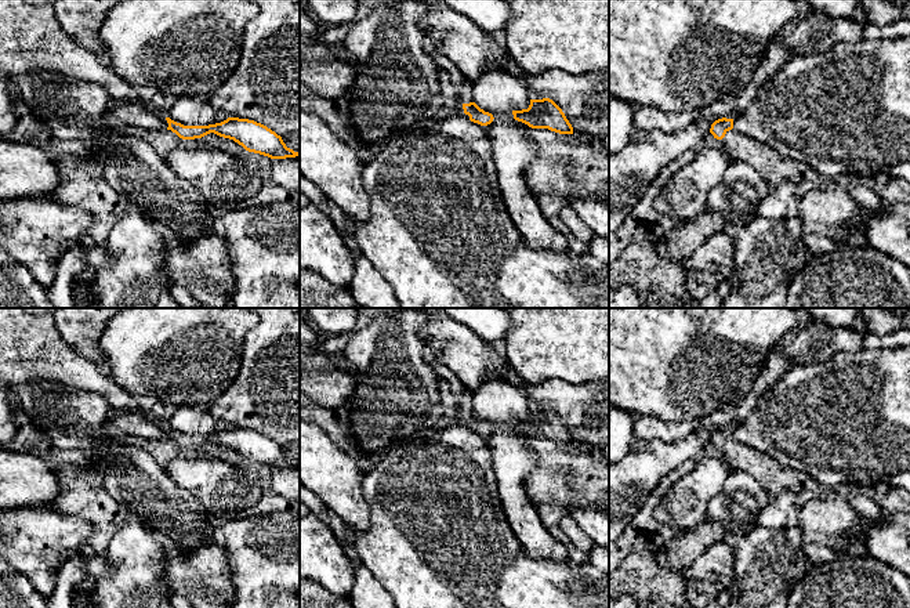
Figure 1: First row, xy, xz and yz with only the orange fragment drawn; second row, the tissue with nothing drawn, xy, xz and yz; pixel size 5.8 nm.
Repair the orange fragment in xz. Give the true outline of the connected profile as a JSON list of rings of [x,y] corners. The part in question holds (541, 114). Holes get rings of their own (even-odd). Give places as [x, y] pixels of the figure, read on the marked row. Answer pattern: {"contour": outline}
{"contour": [[[550,98],[530,99],[527,109],[512,111],[514,119],[532,129],[548,129],[559,134],[573,134],[573,127],[562,109]]]}

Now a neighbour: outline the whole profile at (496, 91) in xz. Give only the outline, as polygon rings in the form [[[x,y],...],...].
[[[486,65],[472,82],[472,98],[494,117],[485,130],[493,145],[497,182],[525,245],[529,249],[569,251],[566,238],[543,214],[525,174],[539,155],[536,144],[525,135],[529,126],[512,115],[530,105],[523,83],[498,65]]]

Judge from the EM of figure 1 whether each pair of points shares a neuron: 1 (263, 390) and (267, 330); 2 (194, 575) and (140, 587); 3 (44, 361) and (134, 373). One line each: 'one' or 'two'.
1: one
2: two
3: two

